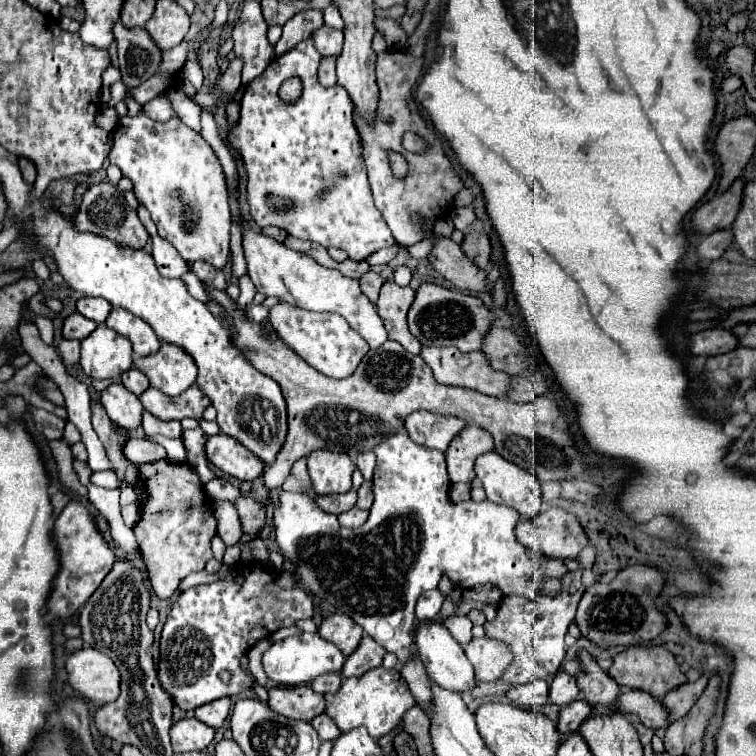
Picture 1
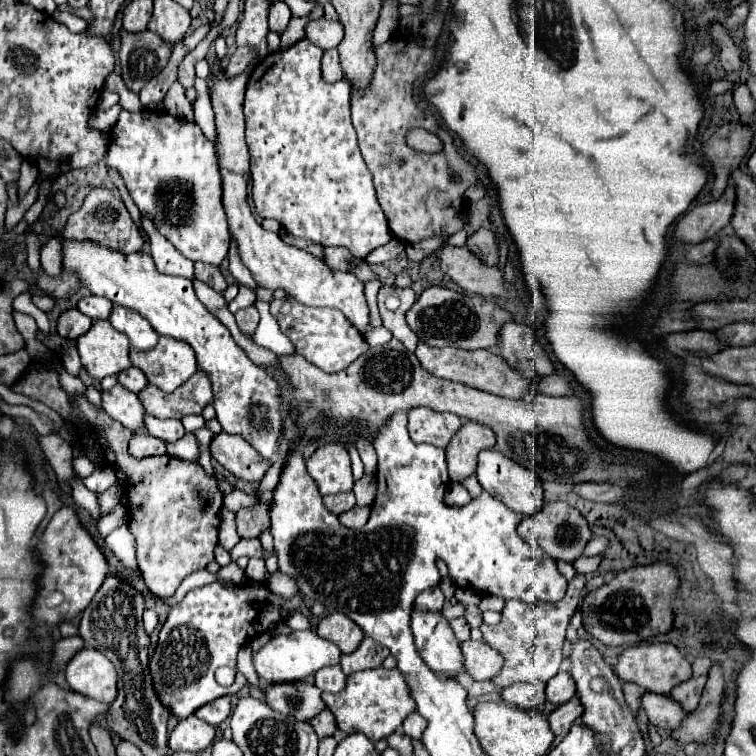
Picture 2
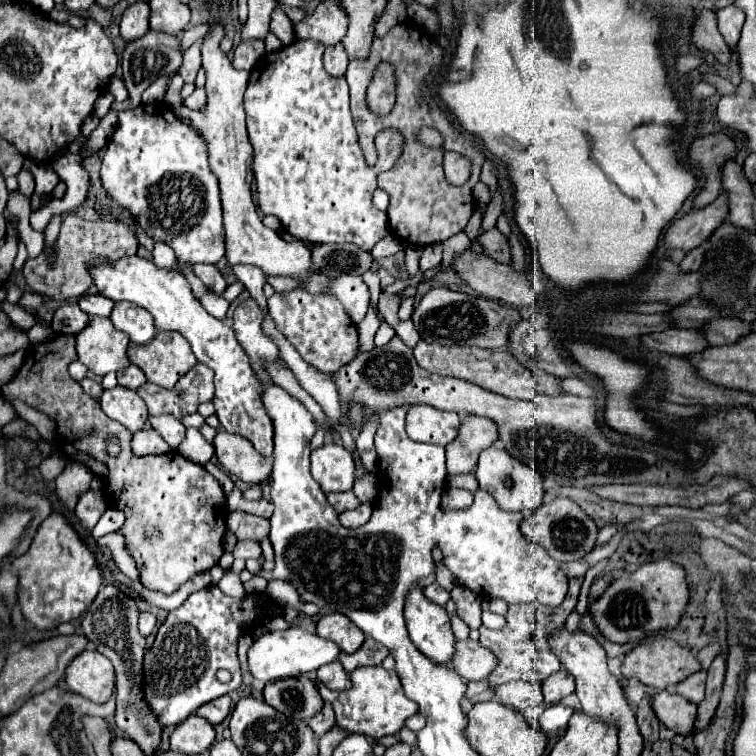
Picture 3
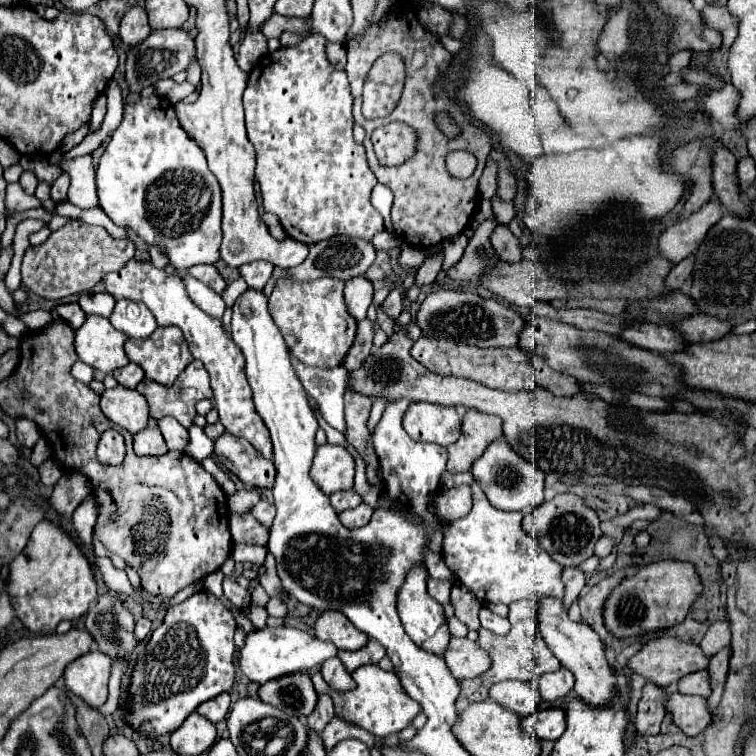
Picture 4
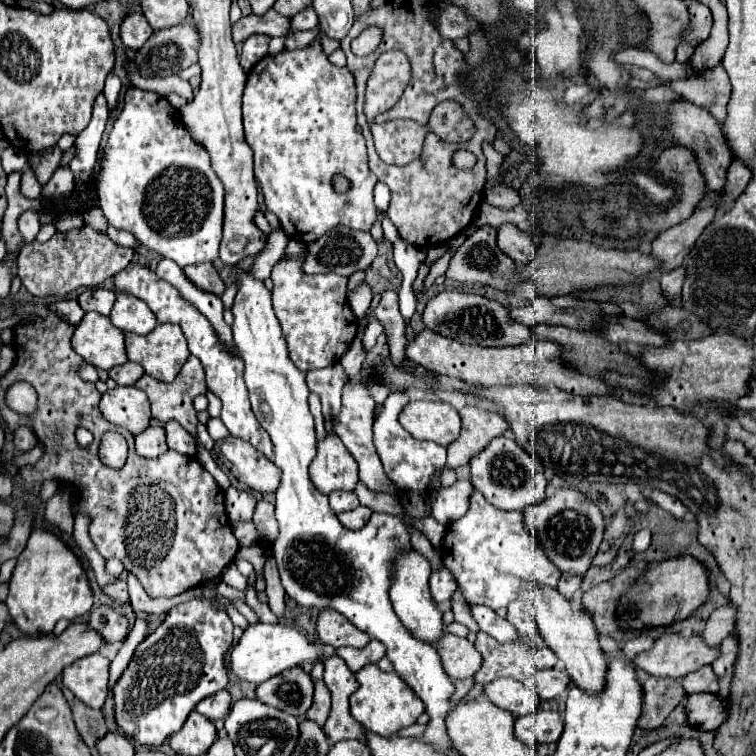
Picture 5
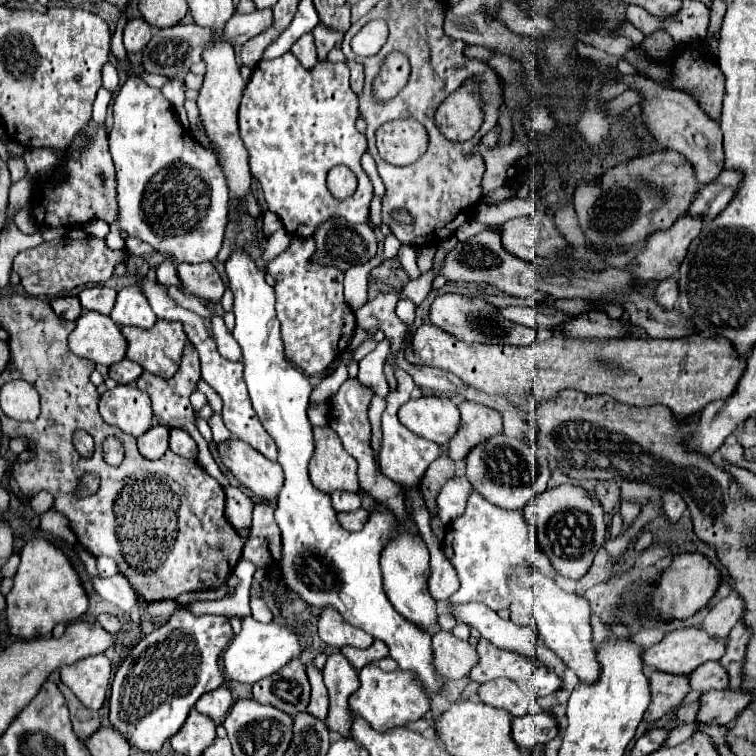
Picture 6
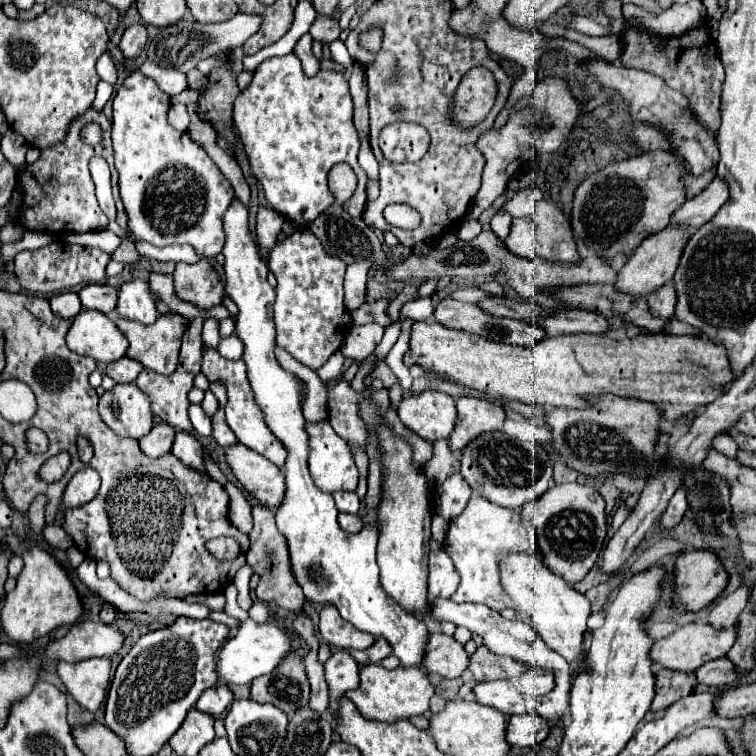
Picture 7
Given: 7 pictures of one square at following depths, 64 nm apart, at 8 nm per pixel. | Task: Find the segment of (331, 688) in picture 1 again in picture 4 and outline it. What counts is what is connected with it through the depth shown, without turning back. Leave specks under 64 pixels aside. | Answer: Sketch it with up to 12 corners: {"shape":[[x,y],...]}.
{"shape":[[338,658],[324,662],[320,674],[334,690],[356,686]]}

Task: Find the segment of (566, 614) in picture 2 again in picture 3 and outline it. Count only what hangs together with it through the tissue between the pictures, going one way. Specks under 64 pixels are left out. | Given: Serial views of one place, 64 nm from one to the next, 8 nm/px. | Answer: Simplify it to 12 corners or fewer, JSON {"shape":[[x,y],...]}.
{"shape":[[582,580],[564,602],[508,606],[504,628],[480,626],[498,656],[492,686],[542,682],[562,664],[548,640],[574,610]]}

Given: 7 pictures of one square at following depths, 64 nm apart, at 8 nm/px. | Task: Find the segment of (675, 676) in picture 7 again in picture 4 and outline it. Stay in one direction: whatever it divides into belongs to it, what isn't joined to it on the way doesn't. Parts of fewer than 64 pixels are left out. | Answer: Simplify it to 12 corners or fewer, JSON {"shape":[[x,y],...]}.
{"shape":[[646,682],[638,702],[636,730],[656,736],[666,716],[668,692]]}

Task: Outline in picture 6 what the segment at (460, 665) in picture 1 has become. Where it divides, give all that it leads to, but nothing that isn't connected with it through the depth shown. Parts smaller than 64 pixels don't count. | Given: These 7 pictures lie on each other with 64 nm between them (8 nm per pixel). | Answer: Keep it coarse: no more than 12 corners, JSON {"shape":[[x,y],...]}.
{"shape":[[400,520],[380,560],[384,590],[400,616],[438,622],[428,592],[428,548]]}

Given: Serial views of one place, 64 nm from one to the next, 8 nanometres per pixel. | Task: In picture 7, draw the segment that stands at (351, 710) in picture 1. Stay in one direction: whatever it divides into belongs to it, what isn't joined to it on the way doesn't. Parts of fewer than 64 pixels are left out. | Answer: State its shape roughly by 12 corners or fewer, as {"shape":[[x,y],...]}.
{"shape":[[360,668],[348,696],[366,720],[398,722],[430,708],[420,668]]}

